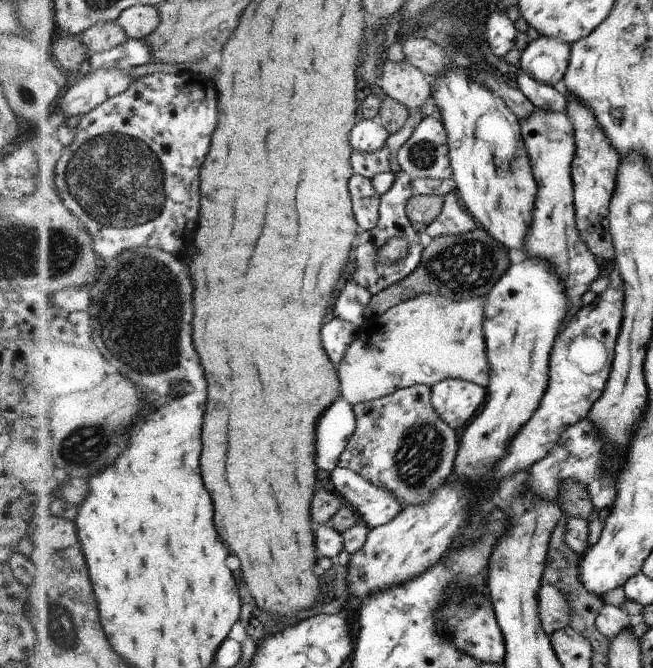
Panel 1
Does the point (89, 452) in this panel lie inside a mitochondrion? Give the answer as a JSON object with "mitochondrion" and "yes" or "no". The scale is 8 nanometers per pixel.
{"mitochondrion":"yes"}

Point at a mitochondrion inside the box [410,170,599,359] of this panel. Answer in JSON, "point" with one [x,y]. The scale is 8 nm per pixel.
{"point":[449,267]}

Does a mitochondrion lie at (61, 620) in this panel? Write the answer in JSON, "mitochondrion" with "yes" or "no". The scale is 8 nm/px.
{"mitochondrion":"yes"}

